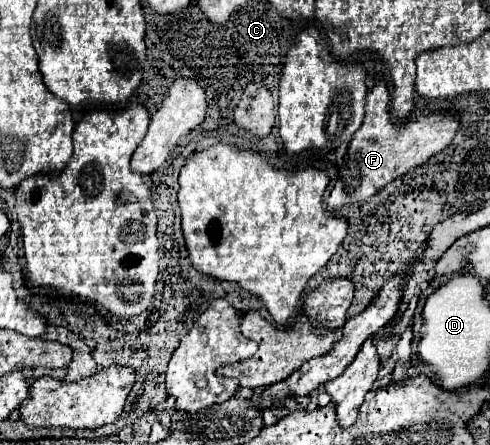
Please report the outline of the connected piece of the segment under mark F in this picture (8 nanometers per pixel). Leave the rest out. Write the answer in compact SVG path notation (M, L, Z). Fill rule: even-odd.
M378 82L374 90L368 92L366 96L366 118L348 146L344 164L338 172L338 180L328 198L330 210L338 210L348 204L358 204L364 198L372 198L388 182L400 178L410 170L416 170L430 156L444 150L452 142L456 128L454 116L446 118L442 114L432 114L416 120L404 120L404 126L398 126L402 124L402 120L394 120L390 116L388 104L390 104L388 88L384 82Z

